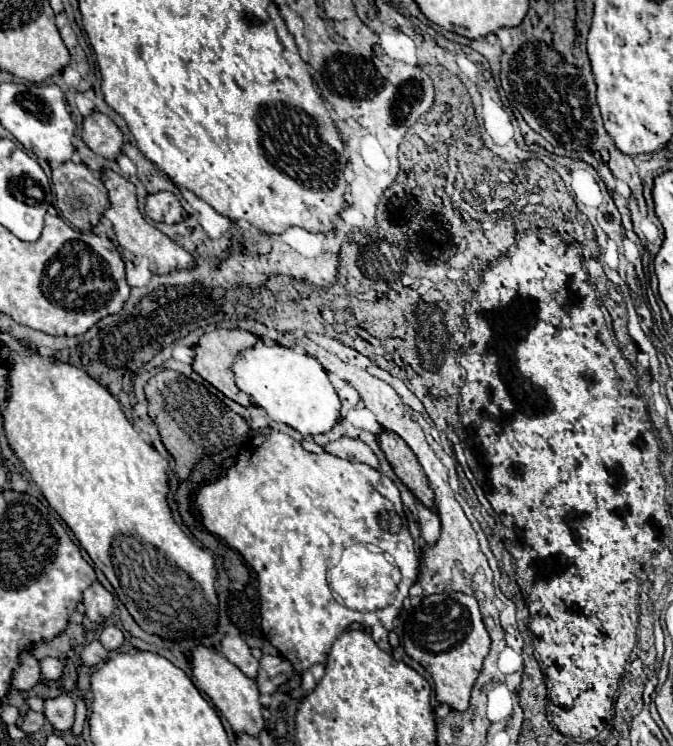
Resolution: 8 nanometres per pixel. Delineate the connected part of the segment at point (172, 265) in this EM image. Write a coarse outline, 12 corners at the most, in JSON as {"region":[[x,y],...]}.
{"region":[[103,168],[103,216],[121,254],[153,274],[191,268],[193,258],[147,224],[135,186]]}

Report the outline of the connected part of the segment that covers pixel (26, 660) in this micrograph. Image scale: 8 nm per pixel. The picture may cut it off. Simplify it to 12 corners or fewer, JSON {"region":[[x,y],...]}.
{"region":[[19,654],[11,686],[29,690],[39,682],[39,662]]}

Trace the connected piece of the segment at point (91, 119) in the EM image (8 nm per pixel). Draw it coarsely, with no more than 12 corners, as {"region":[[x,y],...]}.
{"region":[[95,110],[83,118],[83,142],[115,160],[123,134]]}

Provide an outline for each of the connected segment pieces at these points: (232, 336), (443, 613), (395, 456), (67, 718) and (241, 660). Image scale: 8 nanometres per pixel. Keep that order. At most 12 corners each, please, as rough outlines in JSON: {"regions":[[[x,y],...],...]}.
{"regions":[[[217,328],[195,344],[193,370],[241,406],[231,374],[237,352],[257,344],[243,328]],[[423,598],[405,652],[465,710],[491,644],[477,600]],[[389,430],[377,442],[397,478],[435,510],[433,490],[413,450]],[[67,694],[45,700],[55,730],[71,730],[75,702]],[[233,634],[221,640],[223,656],[243,674],[255,678],[259,660]]]}

